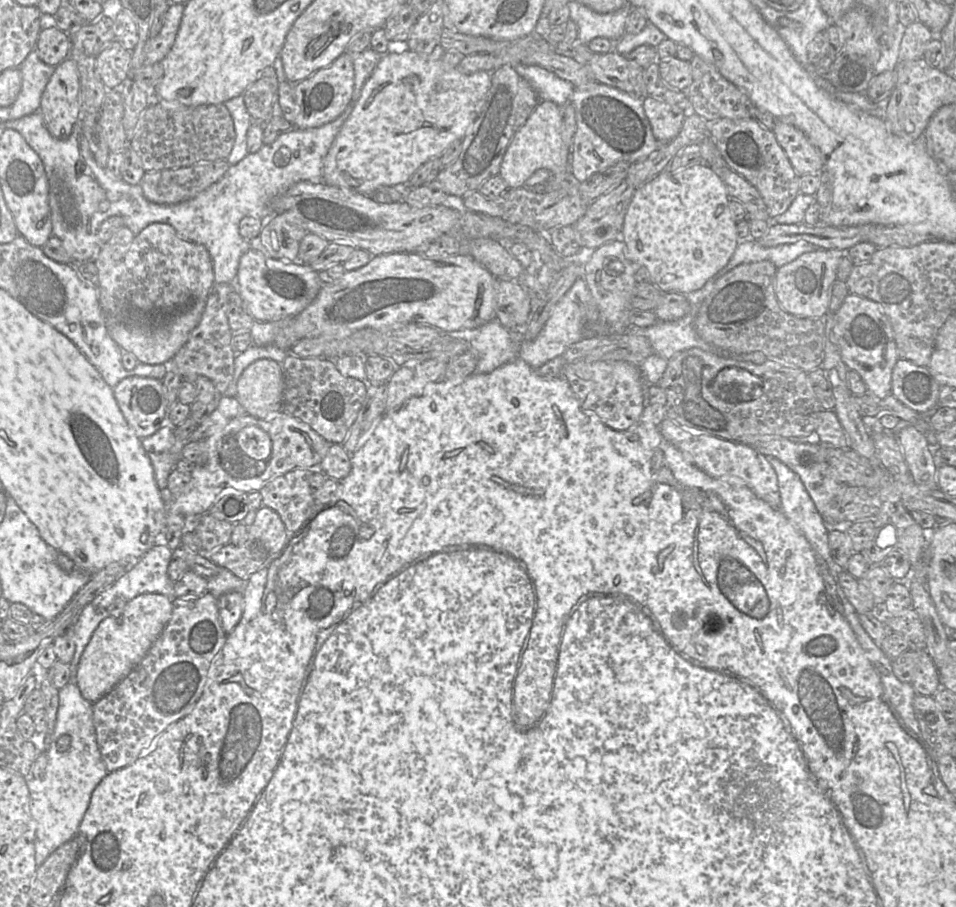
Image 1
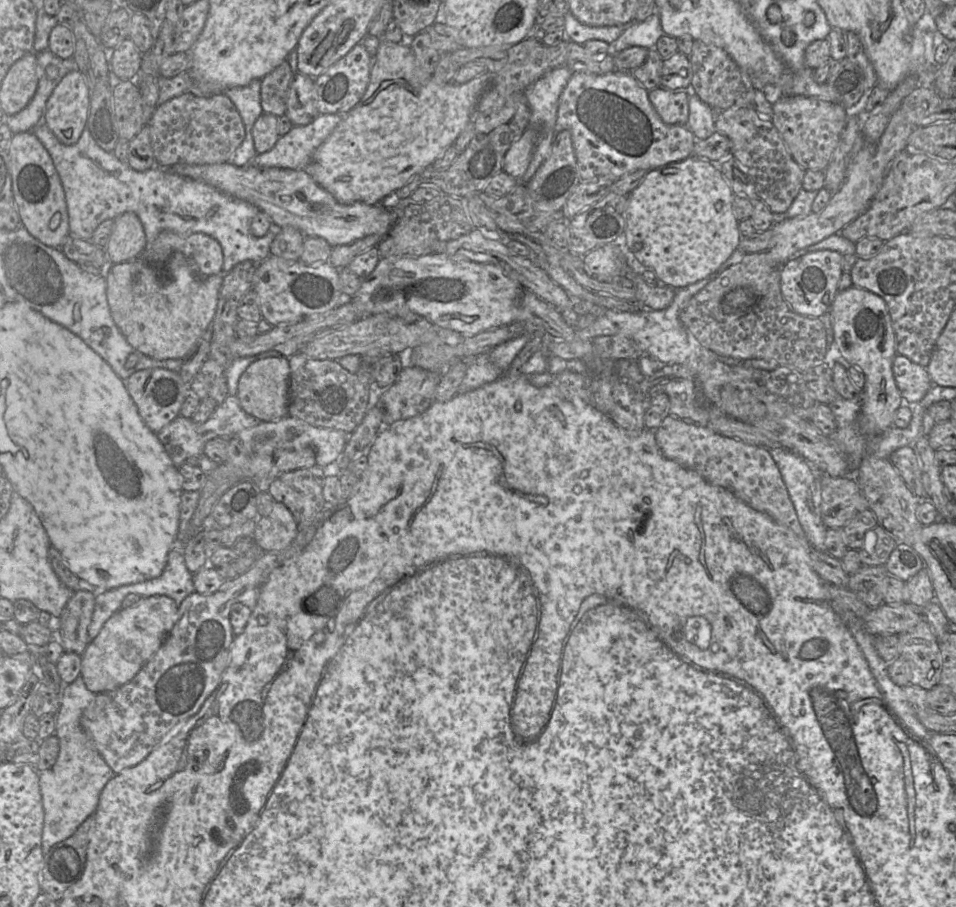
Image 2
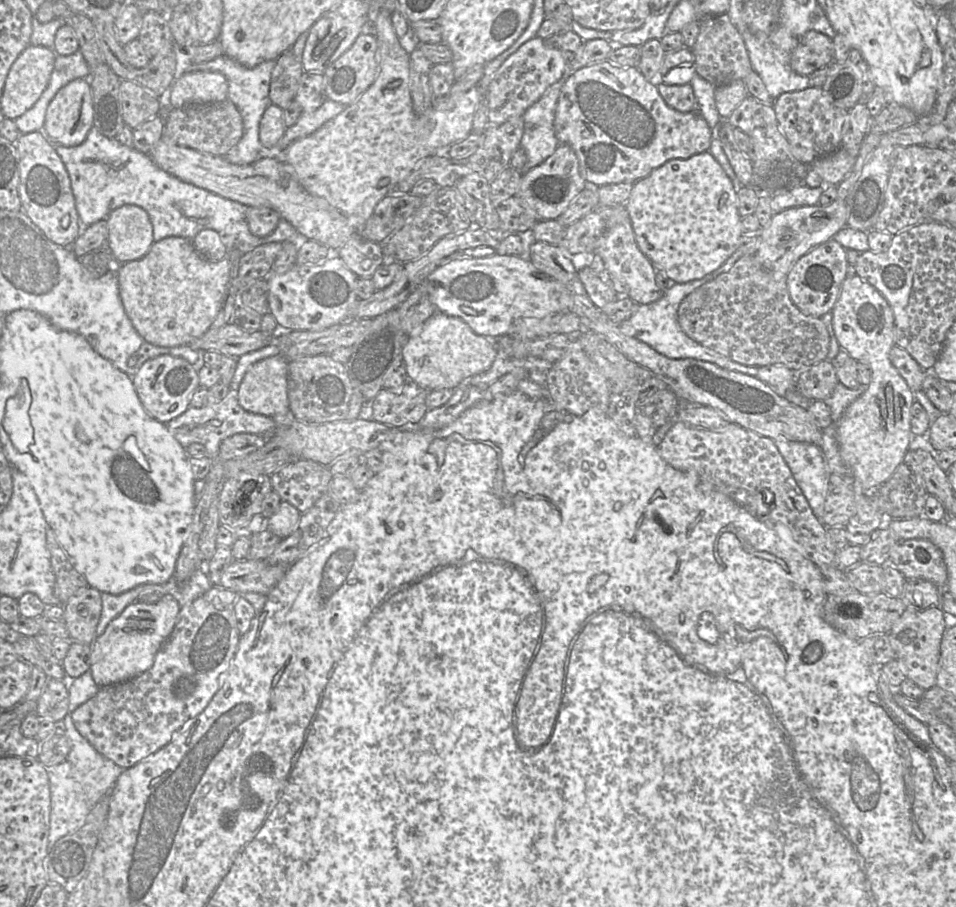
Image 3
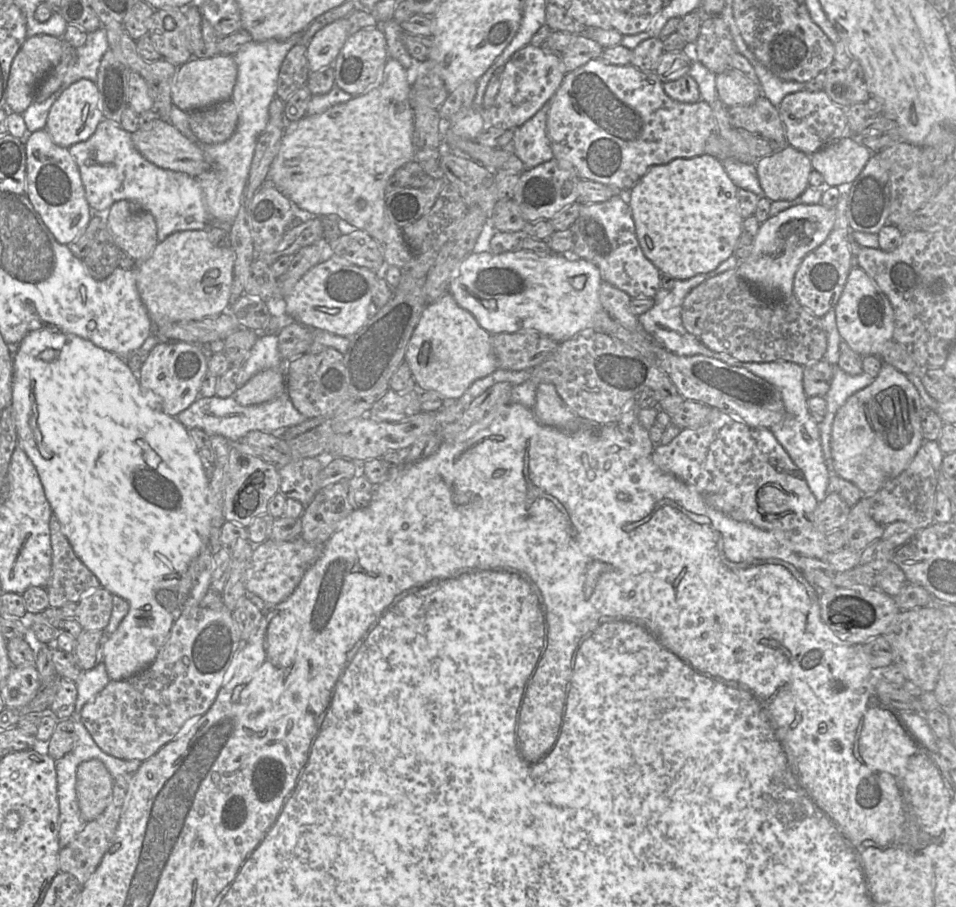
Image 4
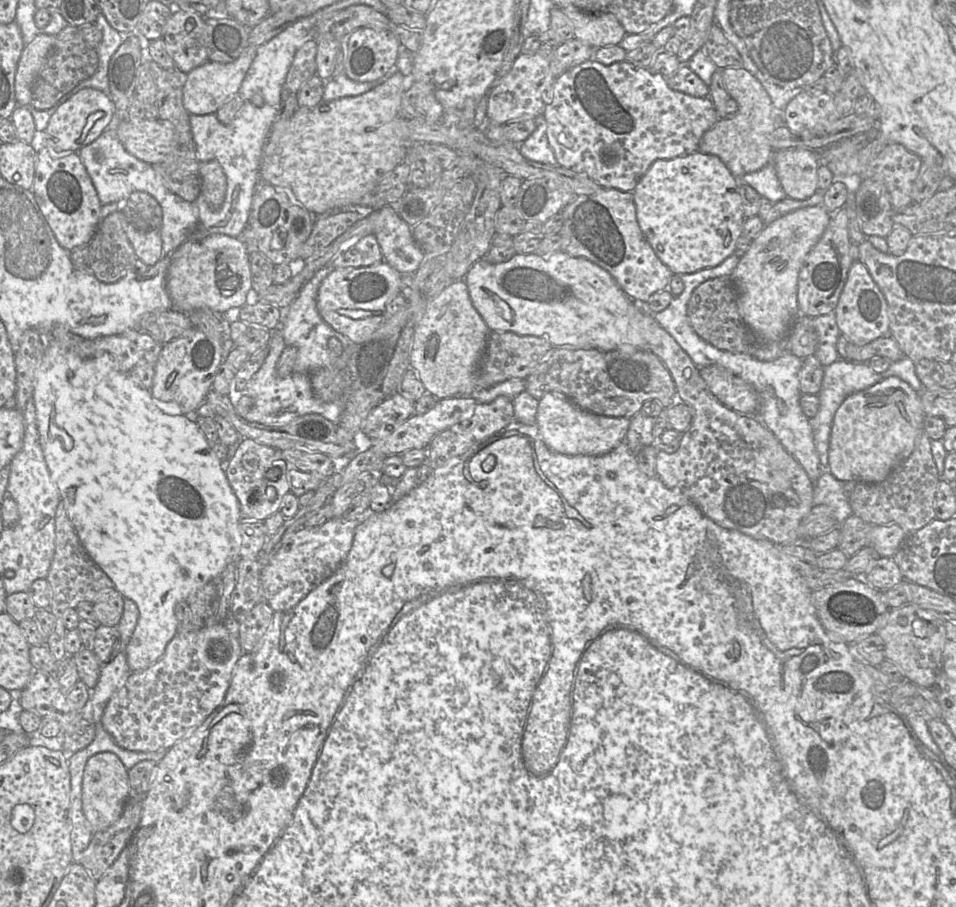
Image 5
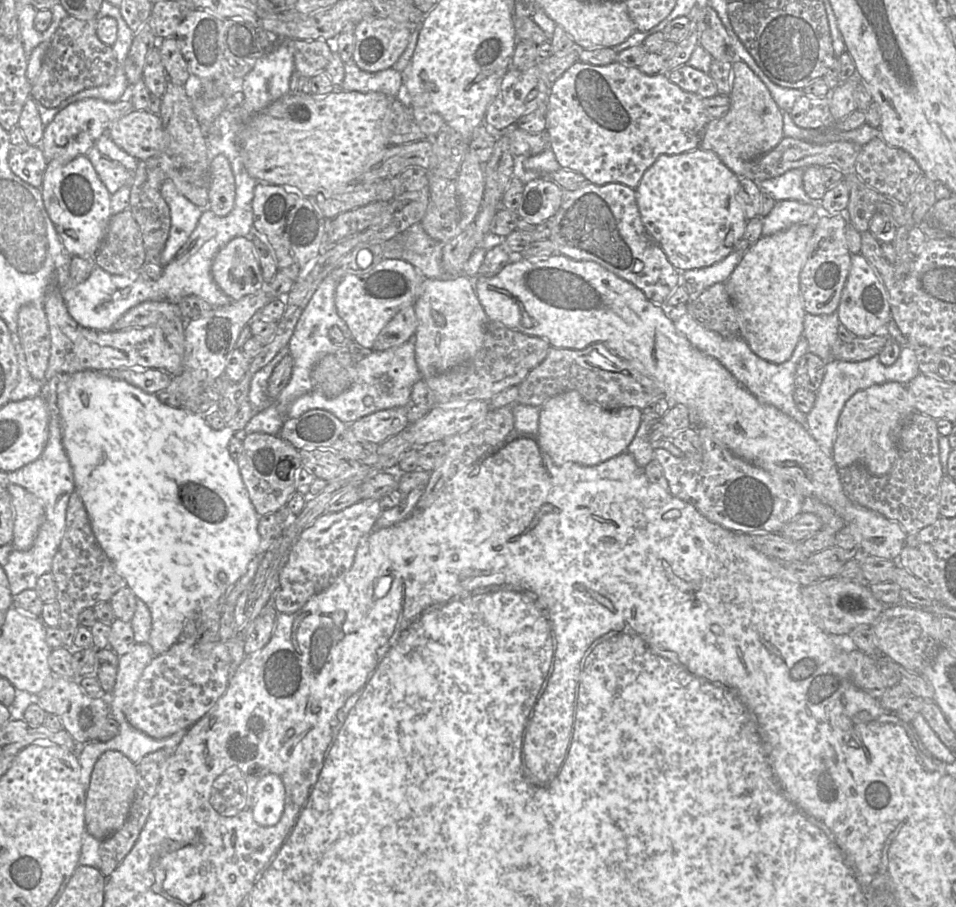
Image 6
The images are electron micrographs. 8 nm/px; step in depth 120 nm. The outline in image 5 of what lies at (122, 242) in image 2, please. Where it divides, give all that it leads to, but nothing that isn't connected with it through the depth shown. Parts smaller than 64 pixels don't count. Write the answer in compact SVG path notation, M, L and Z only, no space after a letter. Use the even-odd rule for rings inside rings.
M128 221L126 234L137 258L146 265L155 265L162 258L163 250L159 230L138 230Z

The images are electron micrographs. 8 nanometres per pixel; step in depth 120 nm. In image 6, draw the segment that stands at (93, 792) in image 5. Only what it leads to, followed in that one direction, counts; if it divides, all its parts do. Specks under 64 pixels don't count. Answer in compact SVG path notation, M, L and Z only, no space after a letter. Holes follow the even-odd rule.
M105 751L95 763L86 792L85 831L104 840L120 829L129 814L136 786L136 764L120 751Z

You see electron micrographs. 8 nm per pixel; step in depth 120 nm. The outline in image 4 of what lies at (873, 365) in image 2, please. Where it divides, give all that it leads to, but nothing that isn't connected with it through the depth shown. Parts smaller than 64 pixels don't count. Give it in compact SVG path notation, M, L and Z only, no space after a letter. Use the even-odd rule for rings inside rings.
M860 267L851 268L834 309L836 325L842 341L862 357L879 356L882 345L893 339L893 308L884 293ZM882 362L874 381L851 395L838 409L832 424L833 472L853 483L864 495L871 495L898 476L923 445L921 409L923 403L907 376Z

